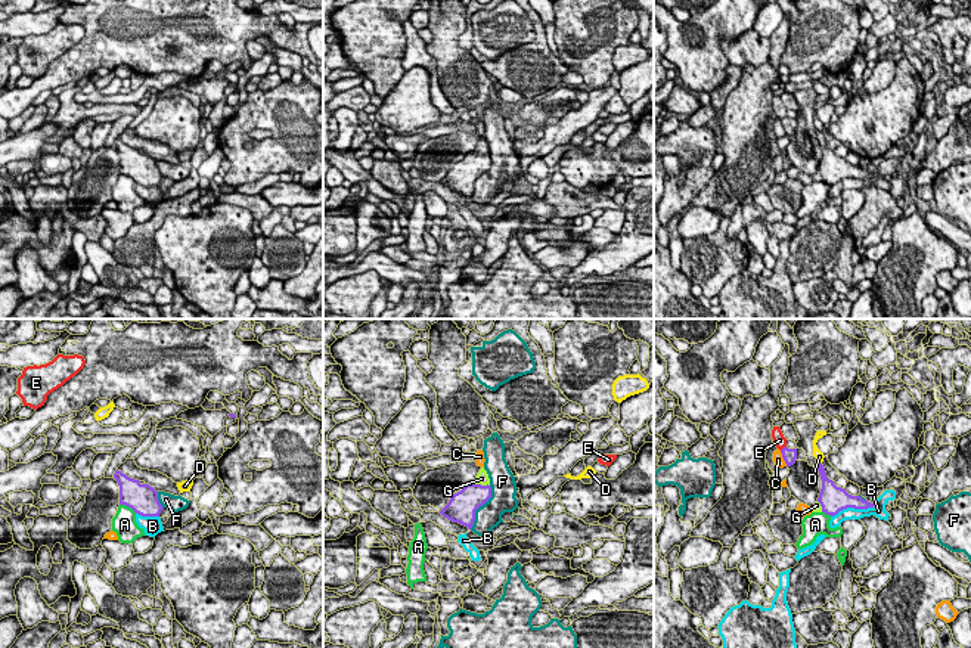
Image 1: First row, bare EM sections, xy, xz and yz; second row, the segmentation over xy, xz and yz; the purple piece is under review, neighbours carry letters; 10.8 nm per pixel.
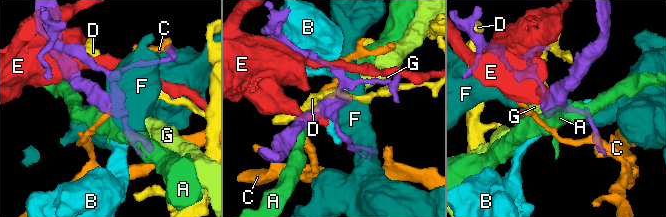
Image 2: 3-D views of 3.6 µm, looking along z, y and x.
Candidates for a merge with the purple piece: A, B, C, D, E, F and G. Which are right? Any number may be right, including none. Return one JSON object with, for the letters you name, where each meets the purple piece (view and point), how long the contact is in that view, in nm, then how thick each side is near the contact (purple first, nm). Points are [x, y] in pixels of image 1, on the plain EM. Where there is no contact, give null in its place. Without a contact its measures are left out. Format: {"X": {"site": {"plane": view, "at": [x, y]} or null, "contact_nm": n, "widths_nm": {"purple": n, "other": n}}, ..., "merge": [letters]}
{"G": {"site": {"plane": "xz", "at": [480, 154]}, "contact_nm": 190, "widths_nm": {"purple": 280, "other": 130}}, "merge": ["G"]}

